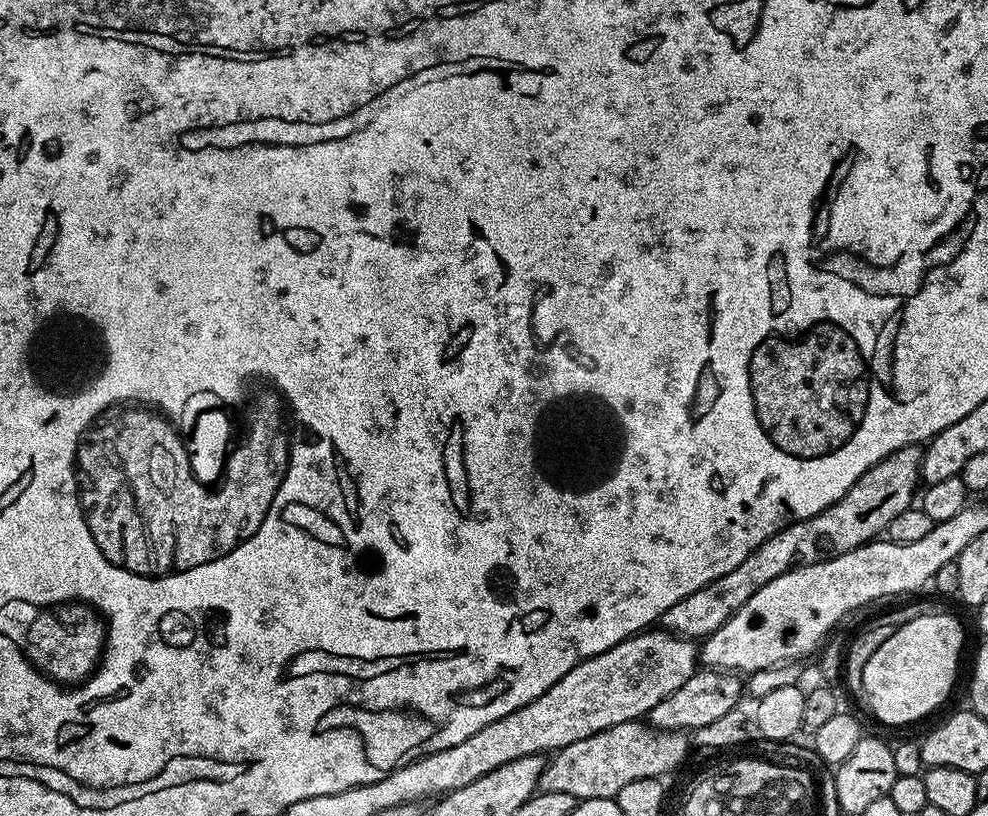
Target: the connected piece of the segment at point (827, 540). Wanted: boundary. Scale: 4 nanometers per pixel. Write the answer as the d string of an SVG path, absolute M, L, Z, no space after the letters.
M911 444L902 450L894 450L882 462L870 466L838 502L834 502L826 510L814 514L805 520L796 520L790 527L775 532L762 546L758 546L730 574L722 574L722 578L714 578L702 590L694 590L685 600L674 602L666 614L662 614L658 624L665 632L676 636L686 636L693 642L703 641L714 630L718 630L732 617L742 610L766 582L774 582L774 578L782 578L792 568L814 566L818 562L826 562L846 554L850 550L870 544L881 534L887 533L890 522L902 514L902 510L913 507L918 489L922 484L920 463L924 461L923 451Z

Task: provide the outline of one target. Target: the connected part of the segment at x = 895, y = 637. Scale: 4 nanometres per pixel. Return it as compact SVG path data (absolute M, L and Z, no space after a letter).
M928 612L901 623L866 662L864 695L868 708L884 724L912 724L928 716L956 684L964 628L948 612Z

